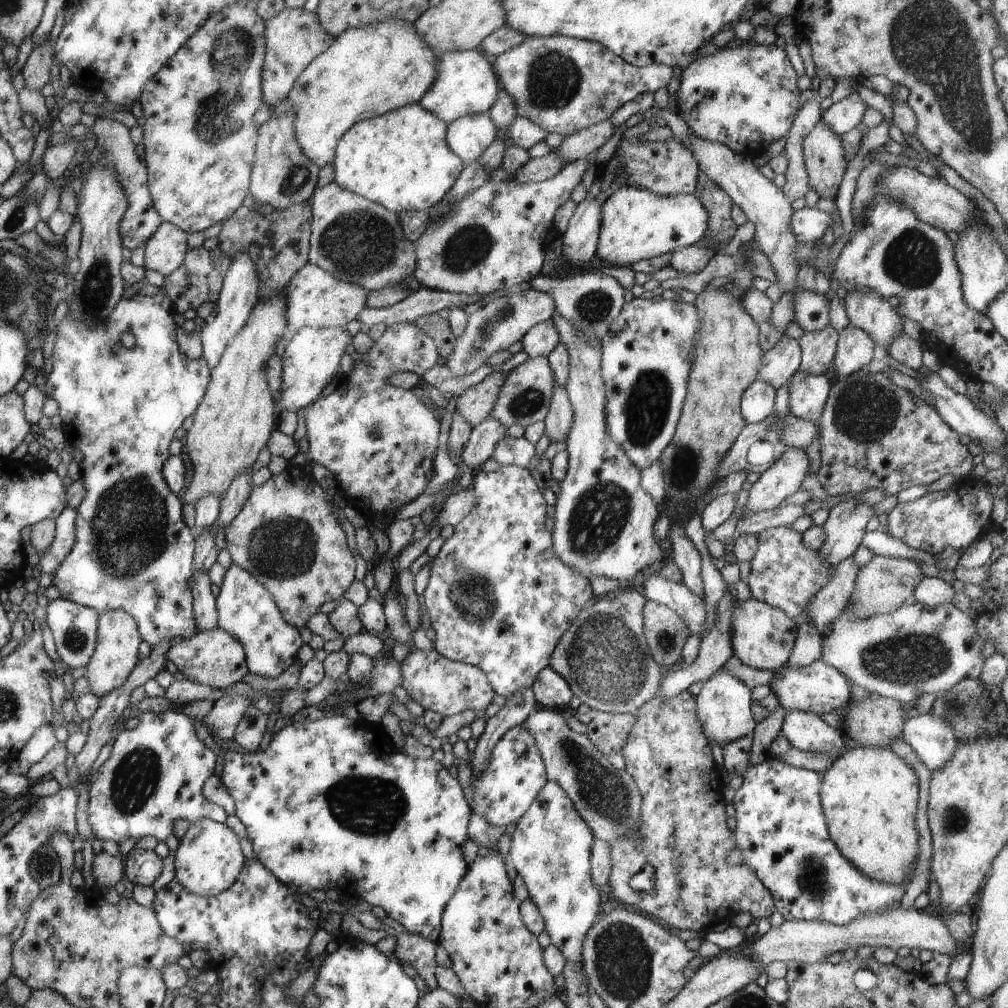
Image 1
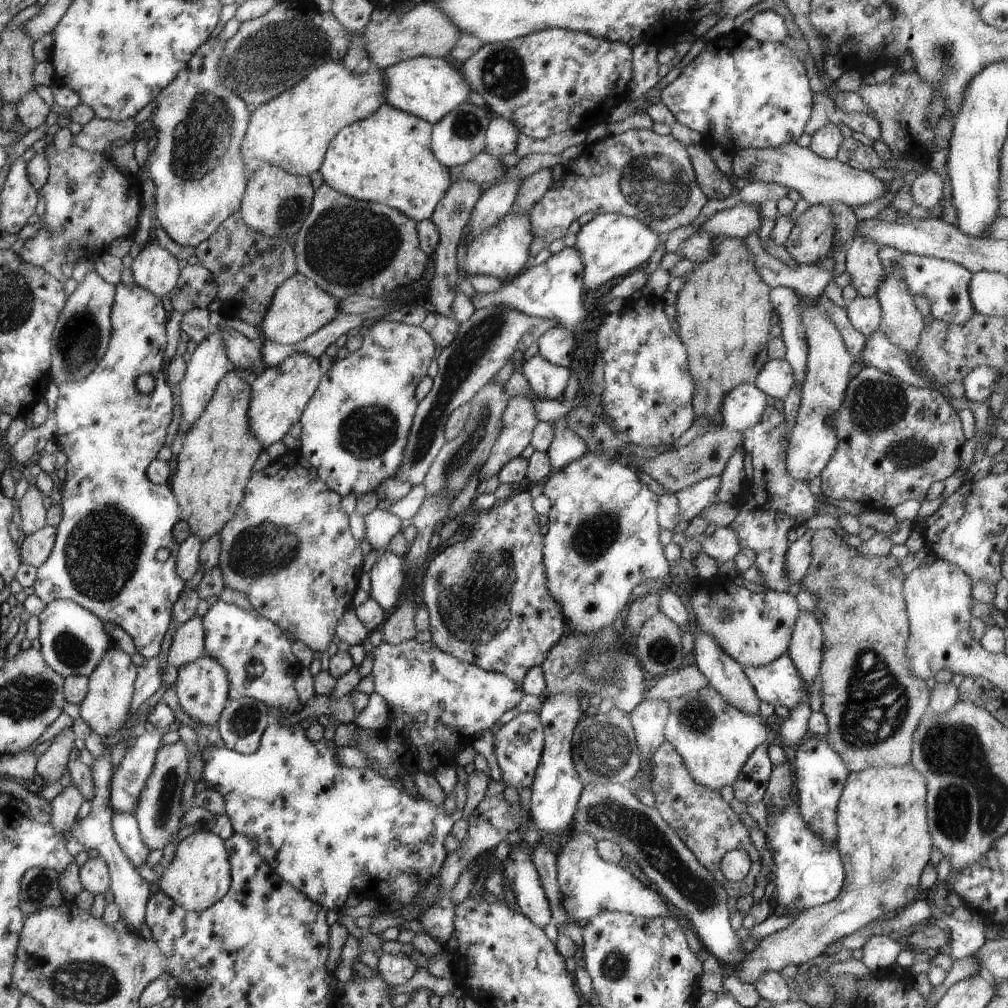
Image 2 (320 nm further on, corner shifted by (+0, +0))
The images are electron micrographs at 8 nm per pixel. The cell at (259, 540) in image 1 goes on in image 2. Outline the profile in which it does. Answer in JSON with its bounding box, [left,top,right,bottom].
[218,452,362,656]

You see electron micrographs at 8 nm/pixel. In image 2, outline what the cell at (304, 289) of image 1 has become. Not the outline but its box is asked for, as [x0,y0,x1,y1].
[261,273,340,346]

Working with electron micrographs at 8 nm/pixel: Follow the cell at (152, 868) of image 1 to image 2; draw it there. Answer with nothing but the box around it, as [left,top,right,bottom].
[112,814,152,868]

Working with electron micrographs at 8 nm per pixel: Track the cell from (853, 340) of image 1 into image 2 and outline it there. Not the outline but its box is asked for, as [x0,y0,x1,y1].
[845,296,882,338]

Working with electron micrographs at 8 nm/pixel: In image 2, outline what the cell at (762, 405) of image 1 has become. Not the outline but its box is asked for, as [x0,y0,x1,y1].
[722,383,768,433]

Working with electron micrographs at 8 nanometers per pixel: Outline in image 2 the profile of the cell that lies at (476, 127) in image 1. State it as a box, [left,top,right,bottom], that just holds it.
[430,103,492,169]

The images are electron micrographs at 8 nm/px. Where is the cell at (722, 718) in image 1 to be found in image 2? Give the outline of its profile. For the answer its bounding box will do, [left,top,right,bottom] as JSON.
[665,686,767,791]

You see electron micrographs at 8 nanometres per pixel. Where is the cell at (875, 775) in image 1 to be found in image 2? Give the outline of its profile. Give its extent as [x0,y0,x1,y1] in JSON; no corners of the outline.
[734,764,933,984]

